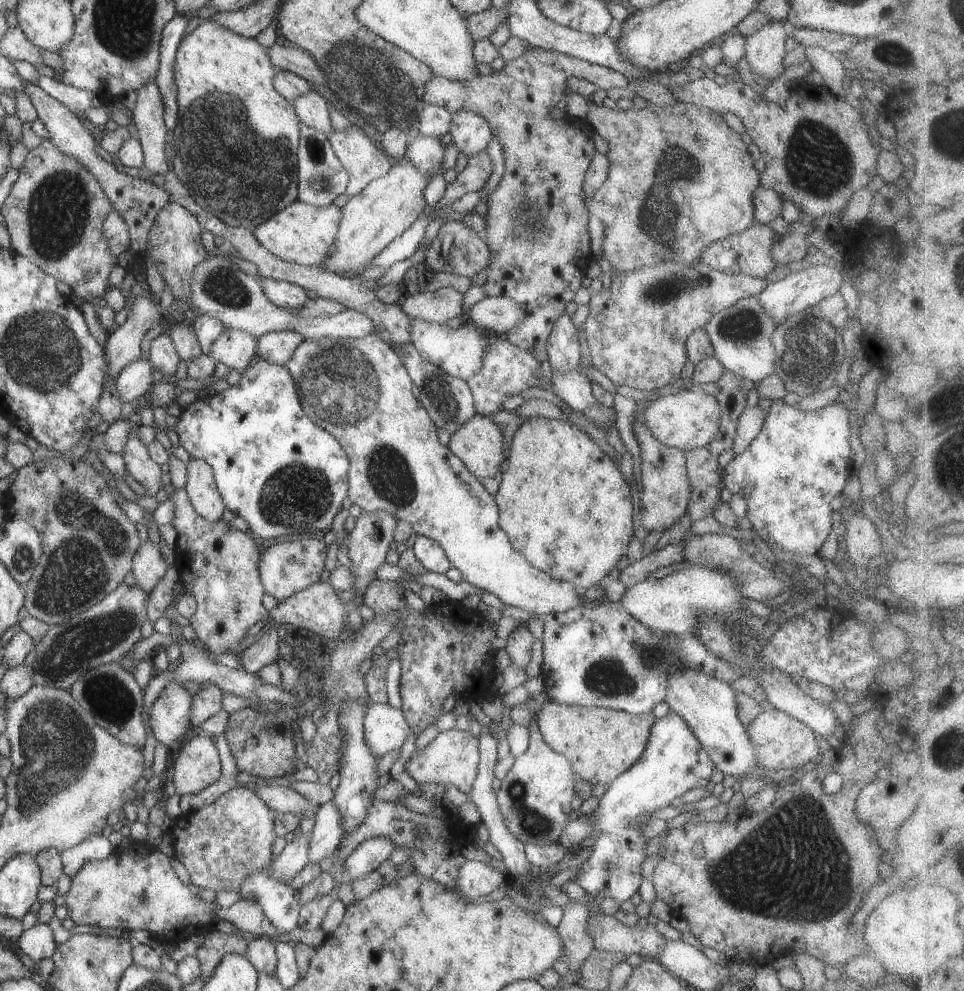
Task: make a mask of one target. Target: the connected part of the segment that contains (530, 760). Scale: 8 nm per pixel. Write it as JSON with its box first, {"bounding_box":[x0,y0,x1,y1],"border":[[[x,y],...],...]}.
{"bounding_box":[495,718,576,846],"border":[[[536,718],[528,724],[526,729],[528,730],[527,750],[514,758],[513,764],[511,764],[505,776],[500,780],[499,789],[495,793],[498,811],[505,828],[518,841],[522,843],[527,842],[527,844],[537,844],[537,846],[549,846],[550,844],[558,846],[558,838],[561,836],[564,826],[568,823],[567,816],[569,816],[569,811],[571,810],[569,802],[571,802],[571,798],[573,798],[575,793],[573,784],[576,777],[569,760],[562,754],[551,750],[544,743]]]}

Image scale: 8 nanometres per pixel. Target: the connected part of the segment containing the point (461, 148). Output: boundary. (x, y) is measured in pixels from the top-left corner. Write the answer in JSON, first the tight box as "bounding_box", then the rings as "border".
{"bounding_box":[448,109,492,158],"border":[[[463,109],[451,113],[451,116],[448,132],[451,134],[450,142],[455,144],[458,152],[469,158],[485,149],[492,136],[492,129],[483,117]]]}

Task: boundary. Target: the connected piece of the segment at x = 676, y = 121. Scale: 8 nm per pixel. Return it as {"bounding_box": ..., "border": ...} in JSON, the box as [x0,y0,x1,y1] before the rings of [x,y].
{"bounding_box":[585,100,760,271],"border":[[[598,100],[588,102],[585,120],[592,126],[595,133],[605,138],[608,150],[605,156],[608,158],[608,171],[601,186],[594,190],[594,196],[589,204],[590,212],[602,220],[603,240],[601,246],[602,257],[611,265],[613,271],[632,271],[644,266],[665,261],[677,261],[687,268],[699,258],[699,253],[711,243],[722,239],[724,236],[744,231],[753,218],[753,189],[760,184],[759,175],[753,168],[753,160],[747,153],[746,145],[734,130],[728,127],[722,115],[711,109],[690,105],[687,103],[675,103],[671,106],[657,106],[648,104],[645,108],[631,108],[629,110],[607,109]]]}

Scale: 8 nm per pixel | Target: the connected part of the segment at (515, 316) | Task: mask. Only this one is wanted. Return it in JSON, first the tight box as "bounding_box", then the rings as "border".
{"bounding_box":[464,296,524,336],"border":[[[485,296],[471,306],[464,320],[498,336],[505,336],[524,318],[524,310],[512,298]]]}

